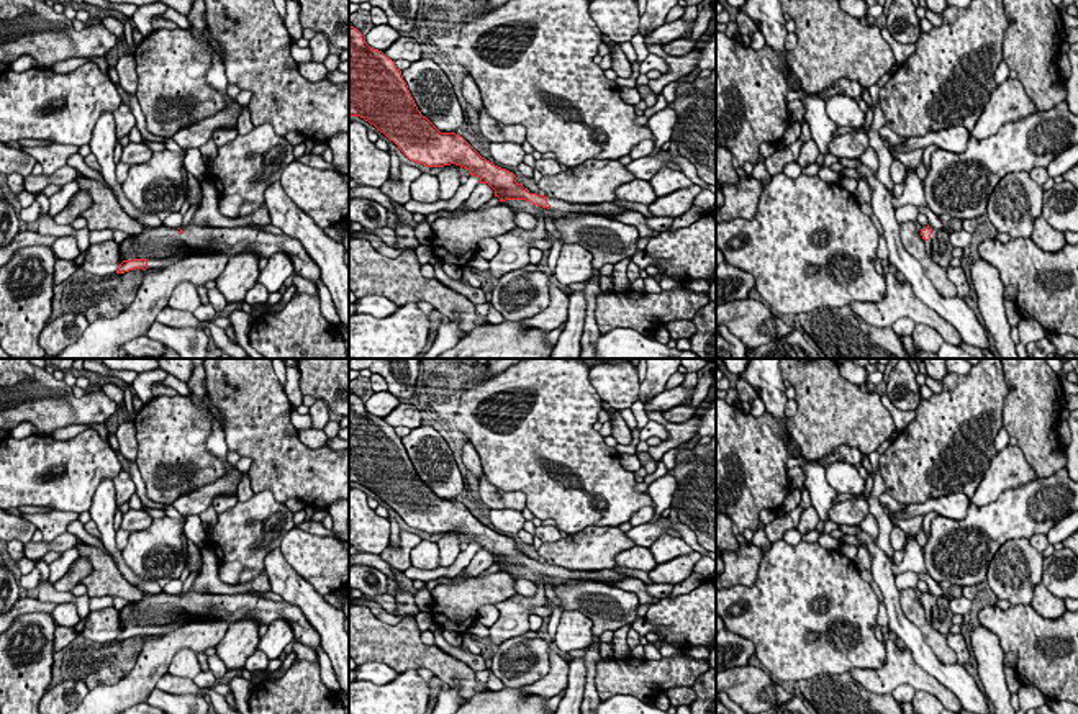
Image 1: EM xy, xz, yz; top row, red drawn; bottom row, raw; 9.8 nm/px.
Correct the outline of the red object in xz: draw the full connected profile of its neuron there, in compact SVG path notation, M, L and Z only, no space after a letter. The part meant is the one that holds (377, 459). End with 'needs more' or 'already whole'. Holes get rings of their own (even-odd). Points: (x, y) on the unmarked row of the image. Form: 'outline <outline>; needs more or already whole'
outline M349 393L349 483L360 483L393 508L413 529L426 534L455 531L488 550L500 572L511 578L542 581L552 588L567 581L611 585L627 578L613 568L573 572L531 560L518 544L482 524L462 503L441 499L418 477L401 437L382 418L370 414L365 403Z; needs more

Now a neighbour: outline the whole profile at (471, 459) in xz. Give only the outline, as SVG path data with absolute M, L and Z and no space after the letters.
M469 441L464 444L462 460L464 460L464 465L467 467L467 470L475 478L480 480L480 477L483 475L482 462L480 462L480 457L478 457L475 447Z

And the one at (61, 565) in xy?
M74 545L69 550L62 552L62 555L49 563L49 581L54 585L69 567L79 558L79 547Z

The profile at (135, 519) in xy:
M129 509L121 517L121 527L128 532L144 531L152 524L152 516L143 509Z

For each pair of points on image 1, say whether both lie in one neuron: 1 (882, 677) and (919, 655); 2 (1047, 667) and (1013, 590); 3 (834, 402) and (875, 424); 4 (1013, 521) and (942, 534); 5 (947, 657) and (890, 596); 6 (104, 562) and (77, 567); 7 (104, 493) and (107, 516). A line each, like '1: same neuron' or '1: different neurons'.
1: different neurons
2: different neurons
3: same neuron
4: same neuron
5: different neurons
6: different neurons
7: same neuron

